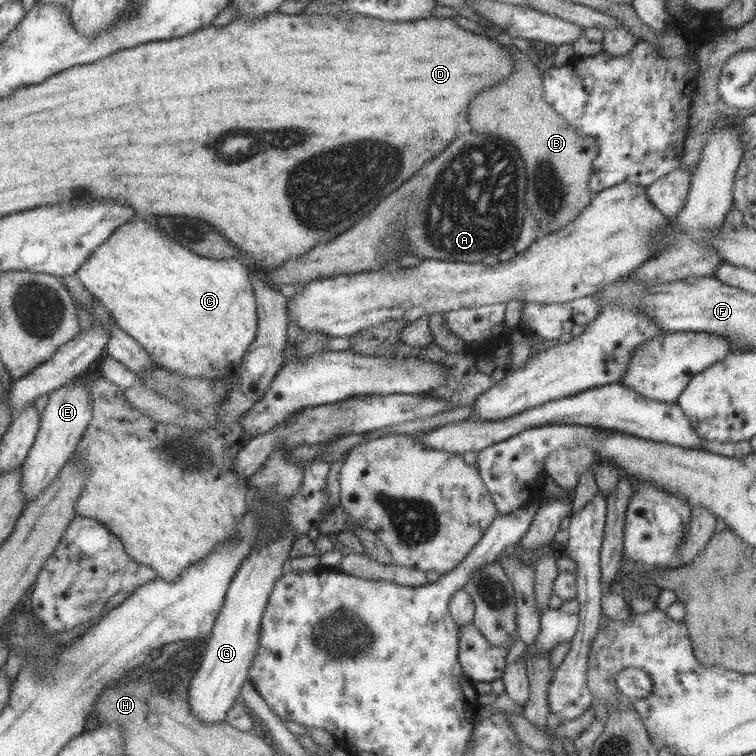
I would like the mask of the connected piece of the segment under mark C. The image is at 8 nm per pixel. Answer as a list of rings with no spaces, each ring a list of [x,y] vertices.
[[[136,215],[129,218],[127,222],[123,222],[119,228],[115,228],[111,232],[111,236],[107,240],[103,240],[103,244],[99,244],[89,254],[89,258],[75,270],[74,276],[85,287],[85,290],[109,311],[109,315],[113,318],[115,324],[146,351],[155,365],[159,365],[181,377],[202,377],[207,381],[220,381],[227,391],[233,388],[233,384],[238,380],[239,372],[242,371],[242,357],[246,354],[247,348],[257,334],[256,302],[249,269],[245,268],[239,260],[236,258],[213,260],[212,258],[199,256],[188,248],[177,244],[169,236],[165,236],[155,224],[145,222]]]

